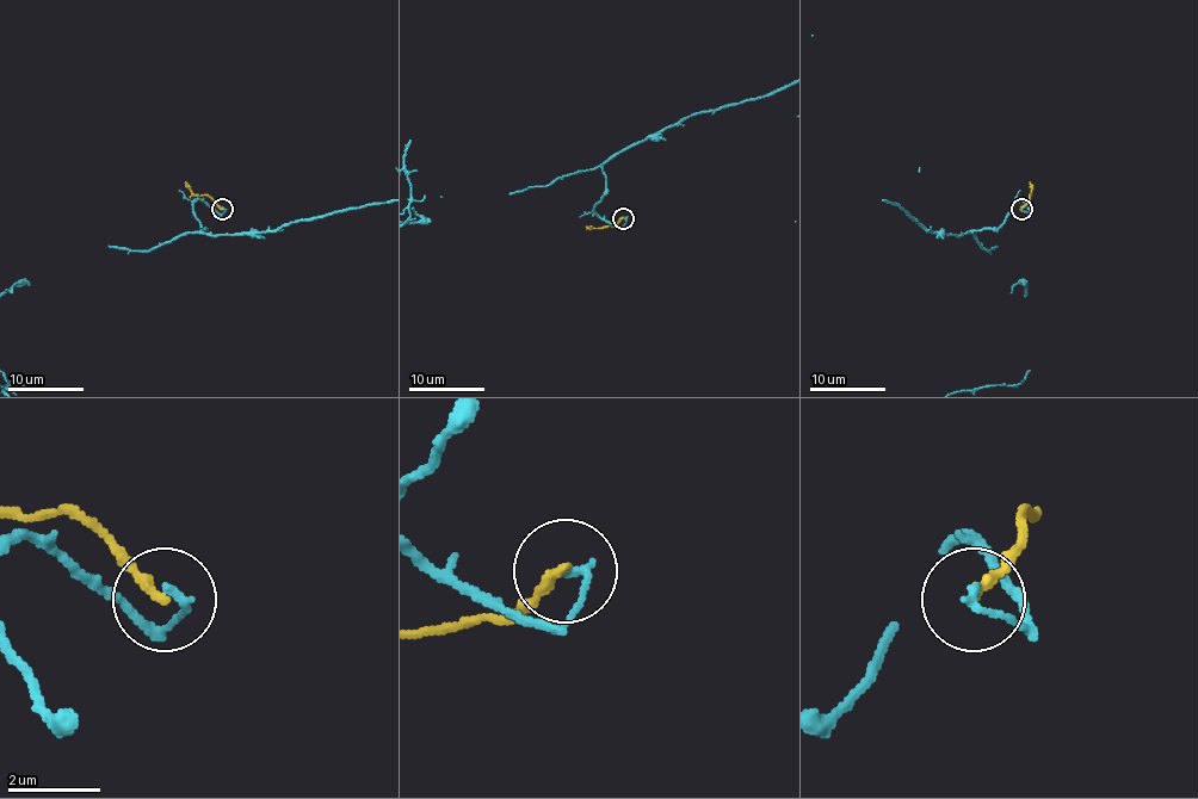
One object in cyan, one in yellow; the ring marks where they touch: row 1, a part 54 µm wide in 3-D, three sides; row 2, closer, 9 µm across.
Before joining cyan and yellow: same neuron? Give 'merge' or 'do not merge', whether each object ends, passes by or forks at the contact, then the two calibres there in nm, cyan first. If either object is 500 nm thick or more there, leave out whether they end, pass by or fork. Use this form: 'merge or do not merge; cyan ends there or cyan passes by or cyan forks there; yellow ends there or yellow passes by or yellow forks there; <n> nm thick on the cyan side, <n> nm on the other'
do not merge; cyan ends there; yellow ends there; 180 nm thick on the cyan side, 240 nm on the other

